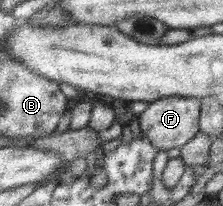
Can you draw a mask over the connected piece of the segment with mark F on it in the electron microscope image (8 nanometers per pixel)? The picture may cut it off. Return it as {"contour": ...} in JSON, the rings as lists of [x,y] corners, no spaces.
{"contour":[[[169,96],[149,102],[139,118],[139,126],[144,137],[158,150],[169,151],[181,148],[189,139],[199,133],[199,117],[201,101],[187,96]]]}

